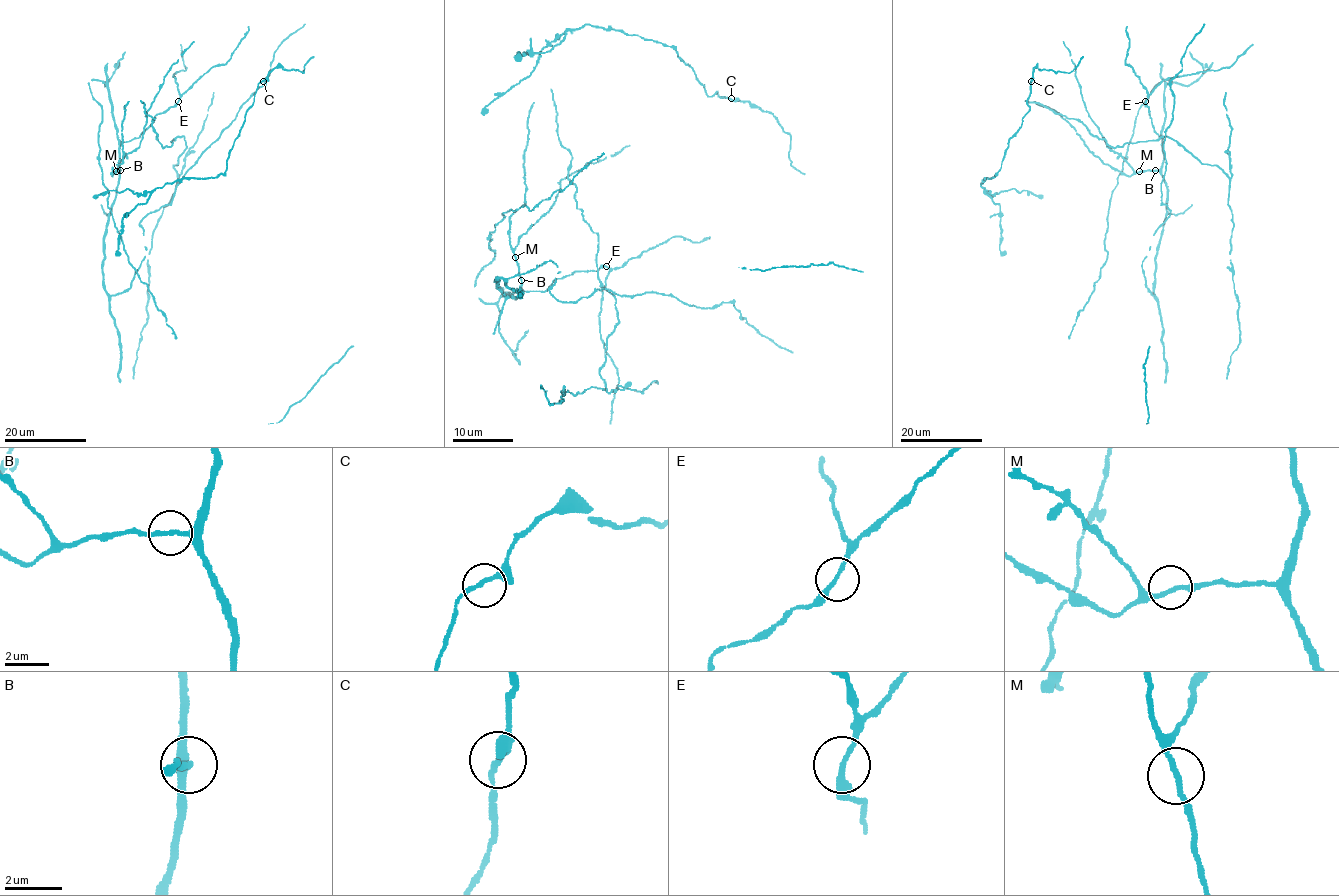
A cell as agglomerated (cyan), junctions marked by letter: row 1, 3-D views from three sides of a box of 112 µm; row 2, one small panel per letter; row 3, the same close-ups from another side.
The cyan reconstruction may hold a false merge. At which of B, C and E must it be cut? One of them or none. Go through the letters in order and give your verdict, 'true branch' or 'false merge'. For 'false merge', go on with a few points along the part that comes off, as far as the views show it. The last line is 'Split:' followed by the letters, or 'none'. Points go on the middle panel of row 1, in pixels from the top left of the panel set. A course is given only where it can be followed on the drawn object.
B: true branch
C: true branch
E: true branch
Split: none

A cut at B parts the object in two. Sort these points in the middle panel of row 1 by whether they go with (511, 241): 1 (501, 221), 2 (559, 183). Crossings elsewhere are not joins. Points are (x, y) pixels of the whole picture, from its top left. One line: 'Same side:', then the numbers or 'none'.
Same side: 2

